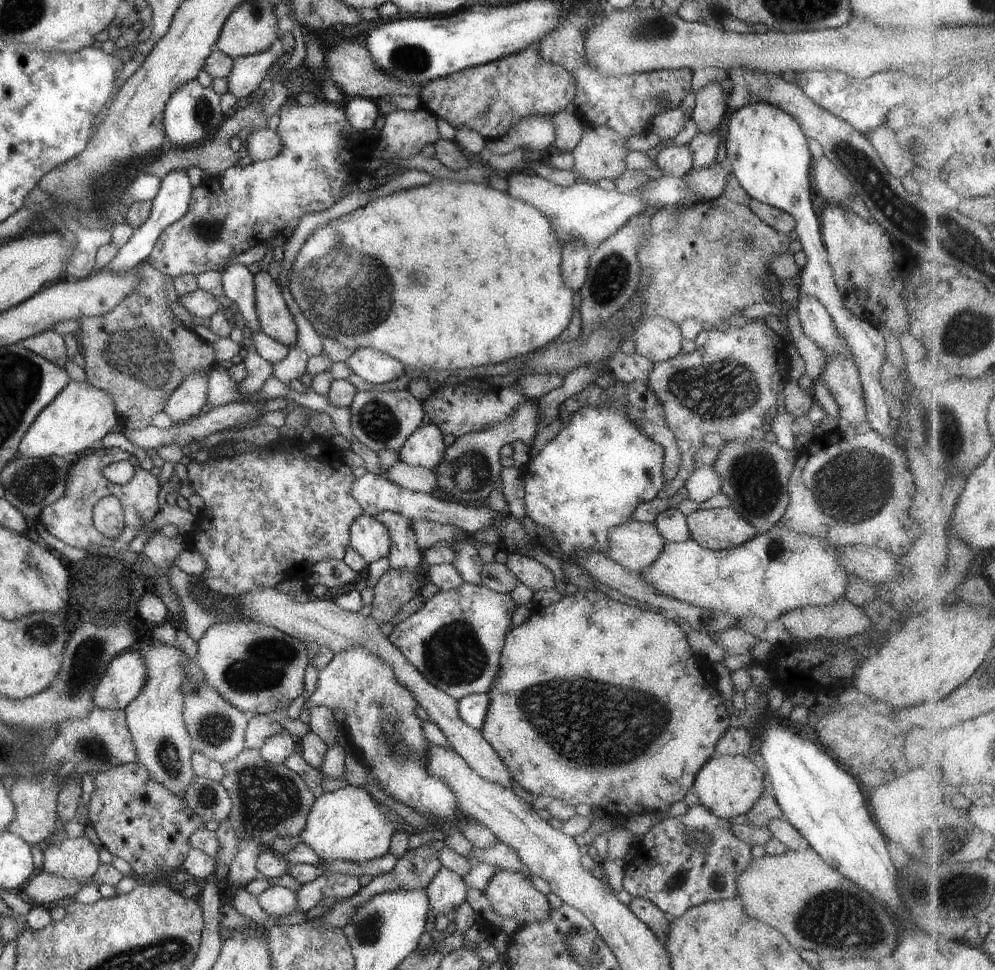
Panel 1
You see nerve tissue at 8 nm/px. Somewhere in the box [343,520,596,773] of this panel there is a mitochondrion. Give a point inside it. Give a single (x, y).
(453, 654)

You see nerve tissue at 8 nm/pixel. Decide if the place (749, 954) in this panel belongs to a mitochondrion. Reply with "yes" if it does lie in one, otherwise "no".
no

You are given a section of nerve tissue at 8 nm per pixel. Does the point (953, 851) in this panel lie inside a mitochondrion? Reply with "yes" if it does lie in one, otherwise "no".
yes

